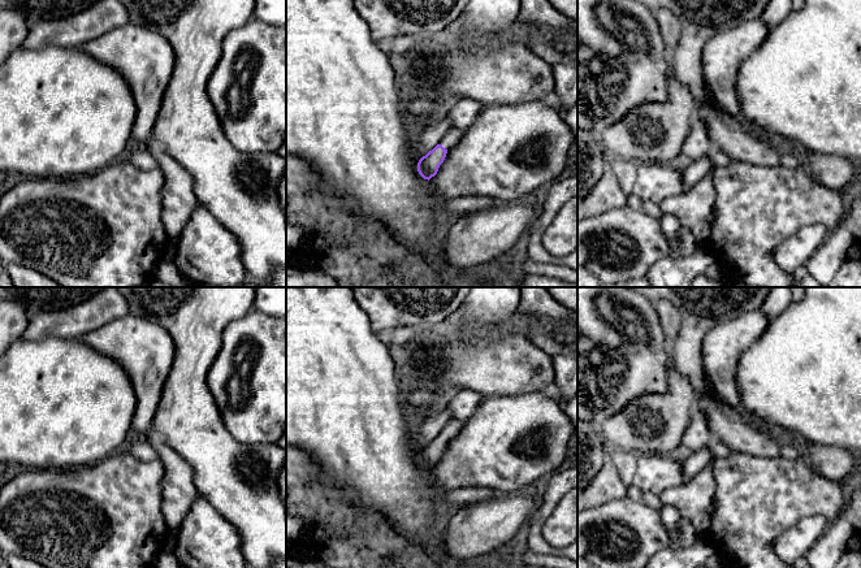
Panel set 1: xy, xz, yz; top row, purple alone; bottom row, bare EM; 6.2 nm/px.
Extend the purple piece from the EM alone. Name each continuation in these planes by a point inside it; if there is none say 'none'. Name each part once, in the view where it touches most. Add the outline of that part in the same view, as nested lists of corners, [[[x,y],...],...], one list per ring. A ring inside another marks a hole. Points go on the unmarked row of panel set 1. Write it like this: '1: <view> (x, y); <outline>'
1: xz (450, 430); [[[451,419],[445,428],[441,430],[440,435],[450,442],[457,434],[463,429],[464,421],[458,419]]]

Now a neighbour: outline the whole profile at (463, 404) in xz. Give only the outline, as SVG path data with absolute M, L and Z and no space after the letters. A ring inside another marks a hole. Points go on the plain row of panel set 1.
M460 390L447 402L446 407L454 419L466 421L476 412L484 399L485 396L476 391Z

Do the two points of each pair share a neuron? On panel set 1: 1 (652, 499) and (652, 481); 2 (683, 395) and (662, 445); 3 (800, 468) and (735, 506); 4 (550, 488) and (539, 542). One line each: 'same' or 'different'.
1: different
2: same
3: same
4: same

